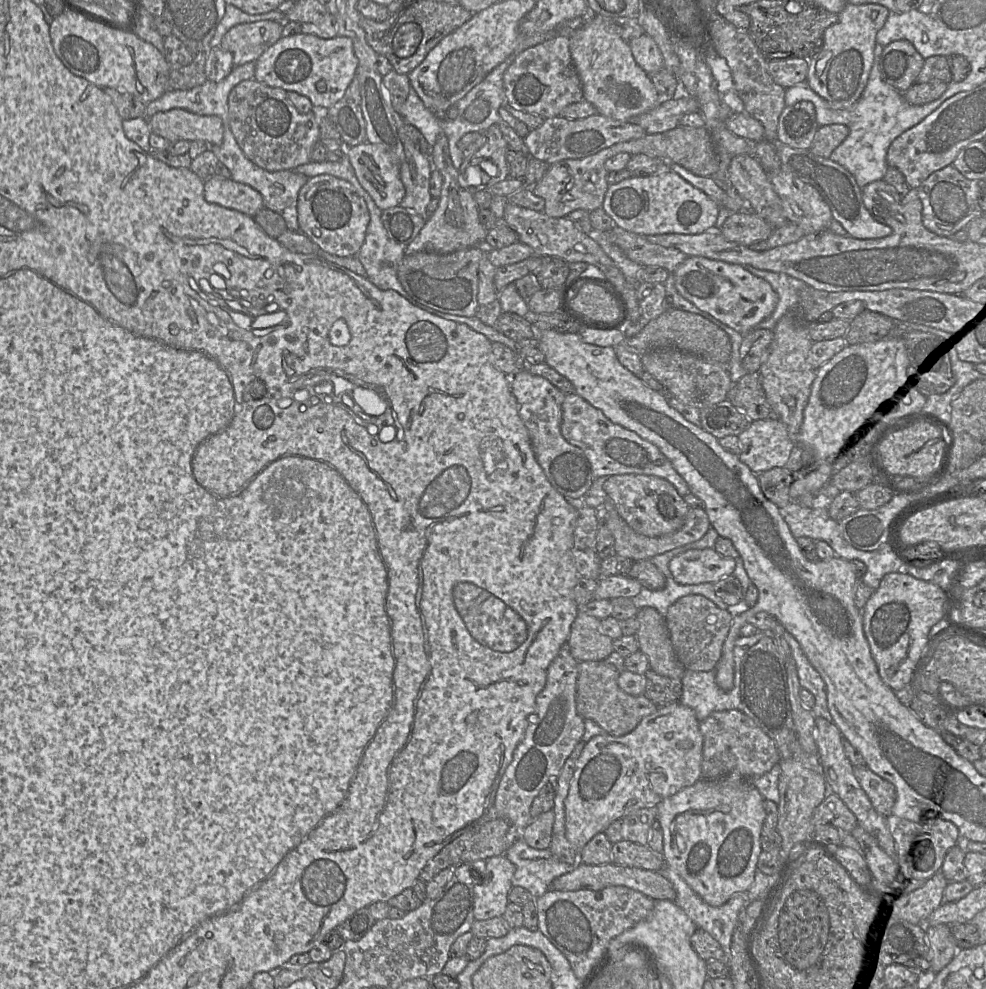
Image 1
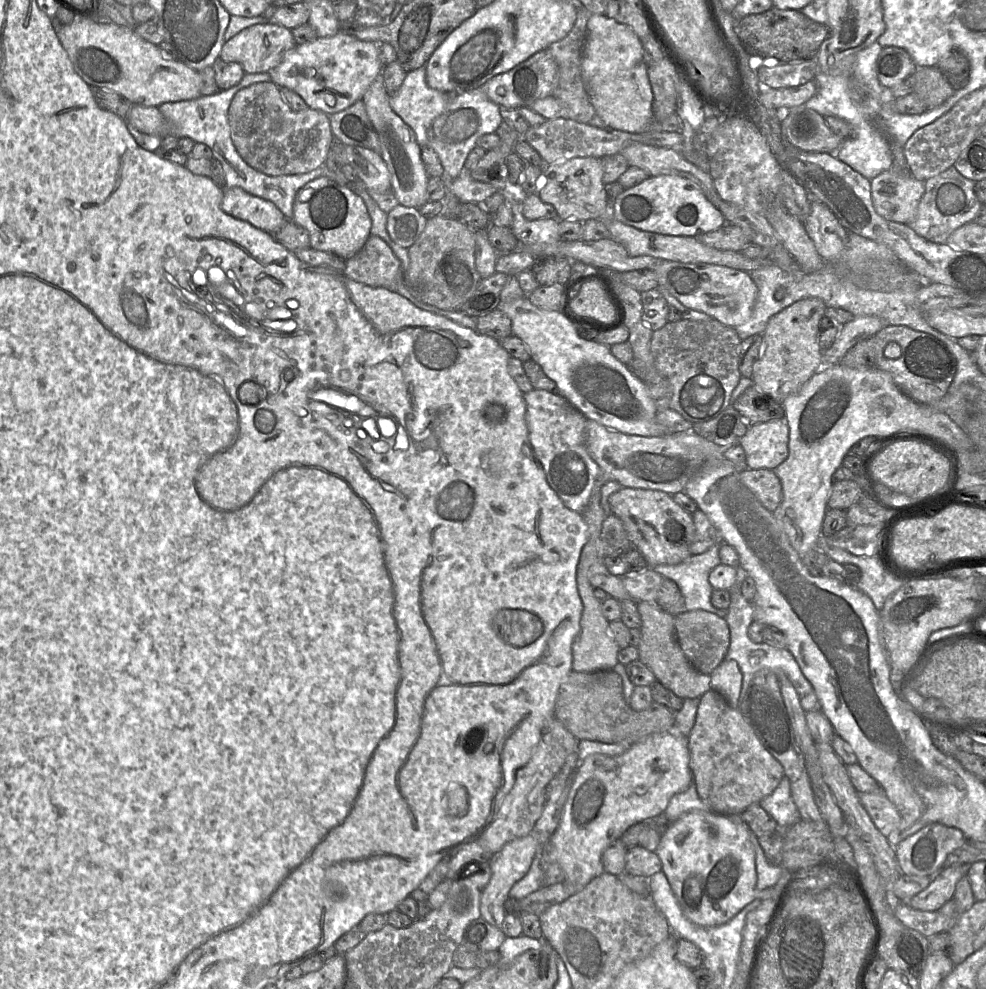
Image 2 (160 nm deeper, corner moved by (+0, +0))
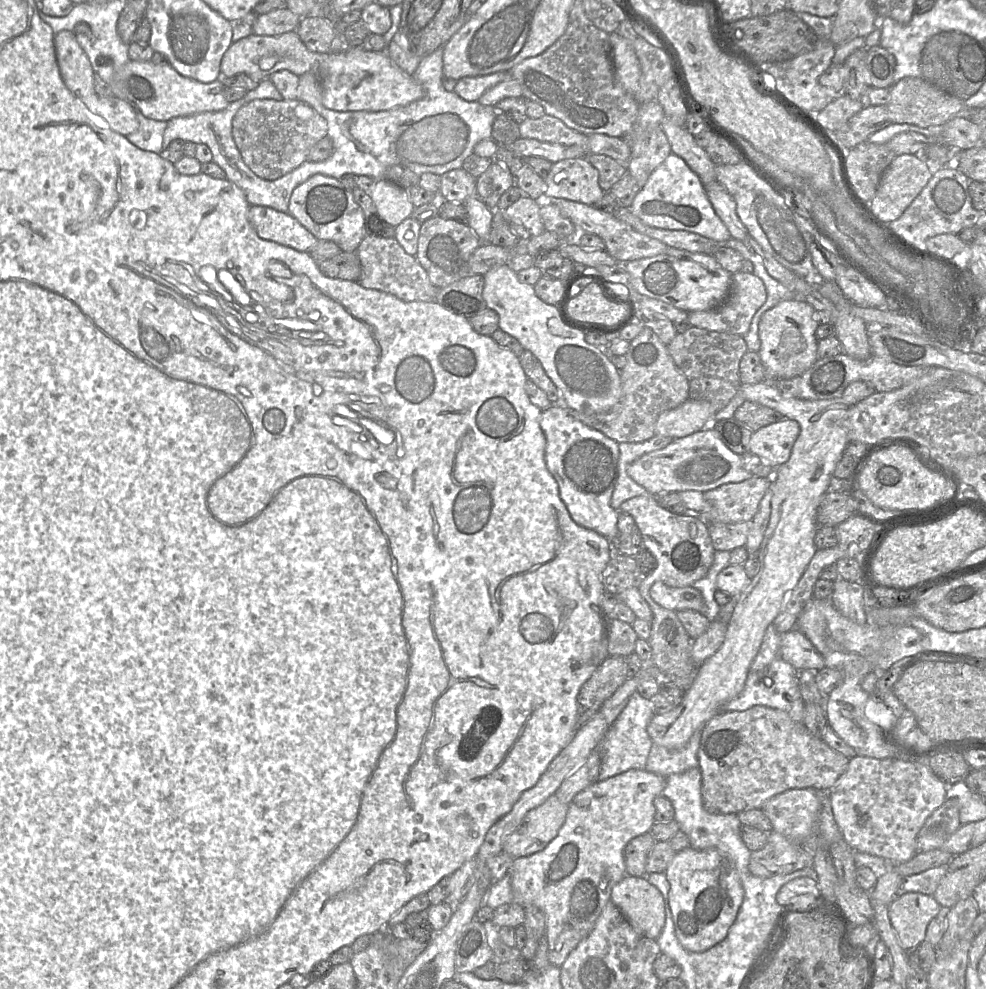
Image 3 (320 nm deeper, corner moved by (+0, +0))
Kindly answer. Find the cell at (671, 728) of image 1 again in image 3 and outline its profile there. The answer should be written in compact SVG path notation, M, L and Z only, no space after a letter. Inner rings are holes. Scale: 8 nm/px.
M632 769L617 774L613 777L607 778L605 780L598 780L574 796L574 798L568 805L568 811L565 822L561 826L557 836L554 839L552 839L543 850L536 852L532 855L523 856L513 860L509 870L513 894L512 902L517 902L523 906L528 904L534 905L541 909L546 917L546 931L544 941L540 945L538 945L533 959L531 961L528 961L528 968L530 968L531 970L541 970L547 968L550 965L561 968L569 953L593 929L595 922L600 916L603 908L609 901L611 901L612 888L627 875L624 860L625 846L633 838L649 832L652 826L656 823L654 800L657 796L662 794L665 784L666 778L655 773L649 772L646 769Z

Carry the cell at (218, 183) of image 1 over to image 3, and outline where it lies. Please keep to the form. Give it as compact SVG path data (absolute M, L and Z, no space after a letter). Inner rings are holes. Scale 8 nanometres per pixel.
M250 205L248 218L260 238L301 252L308 252L319 241L288 212Z

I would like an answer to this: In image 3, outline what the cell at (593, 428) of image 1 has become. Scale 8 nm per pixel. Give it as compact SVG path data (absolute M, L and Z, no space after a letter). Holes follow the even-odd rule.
M711 426L674 439L660 450L644 454L628 466L627 474L655 497L688 490L704 493L723 484L738 483L754 477L743 468L741 456L731 451Z

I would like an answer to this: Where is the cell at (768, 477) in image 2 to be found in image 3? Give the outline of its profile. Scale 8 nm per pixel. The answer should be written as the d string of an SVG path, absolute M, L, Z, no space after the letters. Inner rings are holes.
M752 477L738 483L723 484L703 493L707 510L697 515L707 523L749 522L770 488L771 478Z

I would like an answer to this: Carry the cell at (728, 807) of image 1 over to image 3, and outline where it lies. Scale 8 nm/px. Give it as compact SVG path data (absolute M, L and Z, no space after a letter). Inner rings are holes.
M688 847L676 852L664 873L670 885L668 903L681 946L690 952L704 952L721 942L734 923L744 899L734 864L717 850Z

